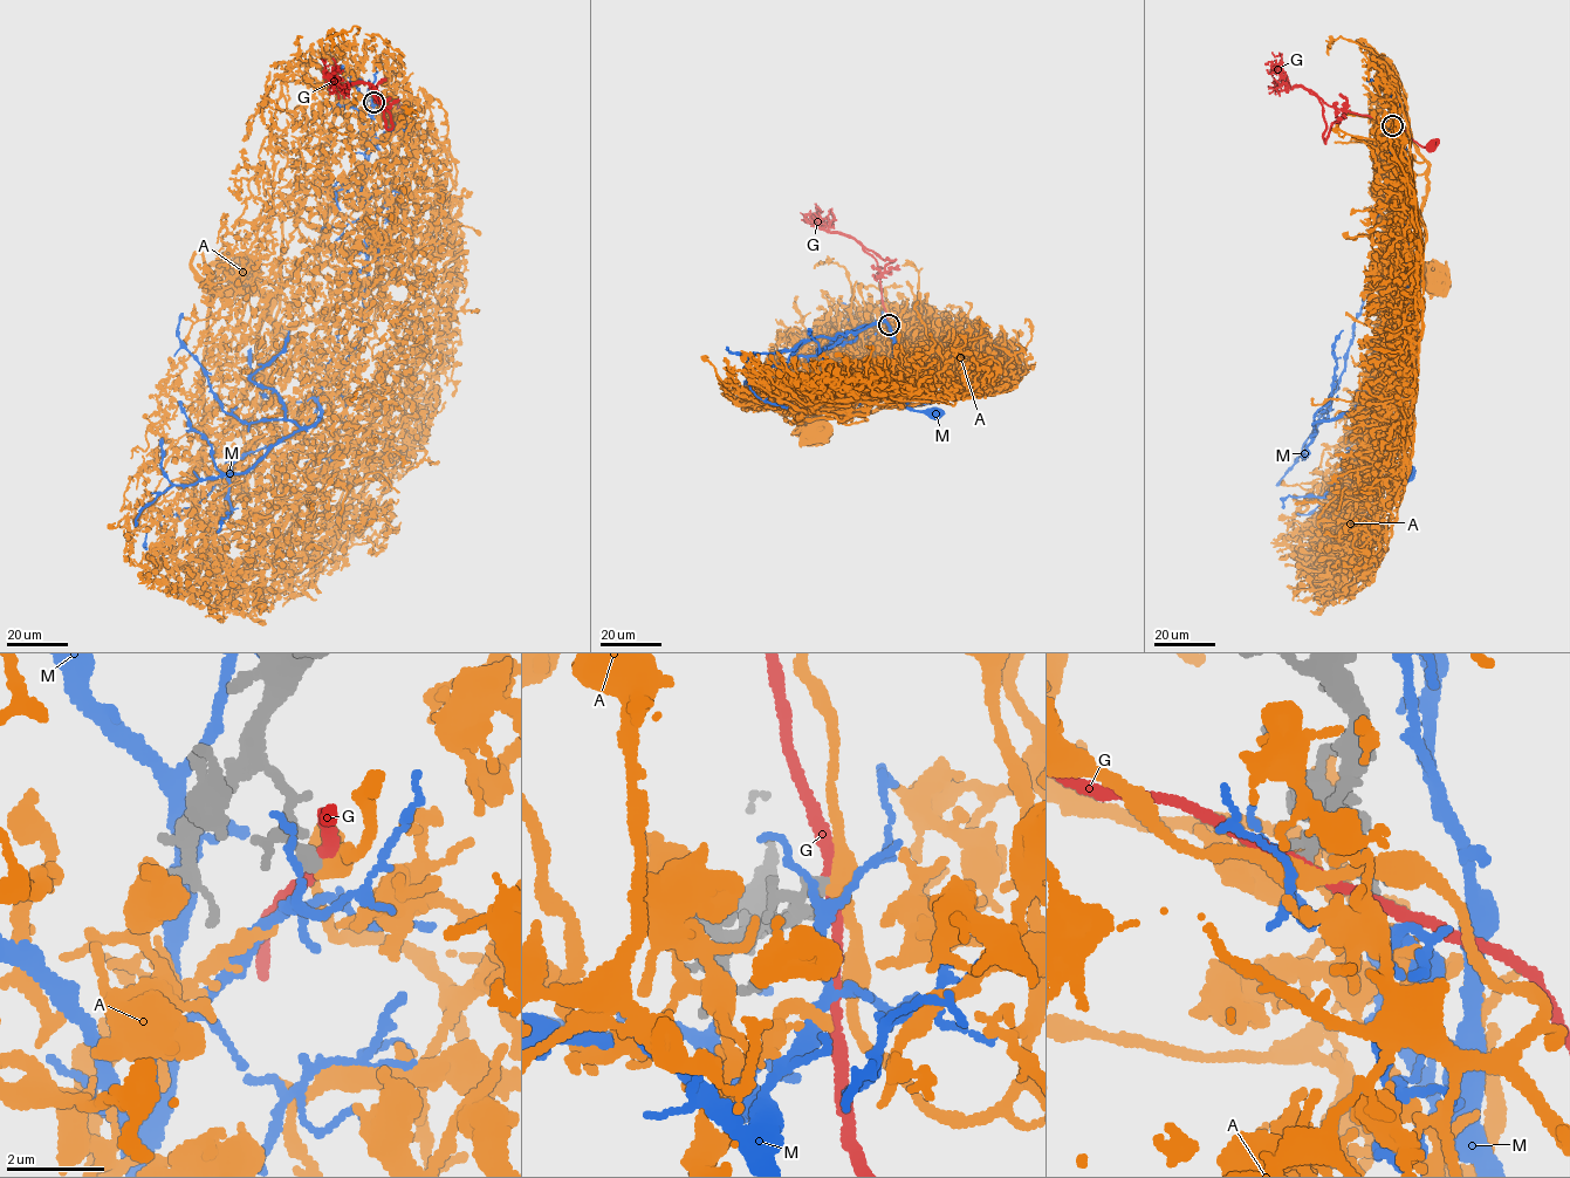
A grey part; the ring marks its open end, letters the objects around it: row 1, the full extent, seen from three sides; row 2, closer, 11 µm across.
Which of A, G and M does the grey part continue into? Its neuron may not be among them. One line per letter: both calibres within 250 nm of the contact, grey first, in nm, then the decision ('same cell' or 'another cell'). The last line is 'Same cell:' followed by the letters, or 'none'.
A: calibres 240 and 360 nm; same cell
G: calibres 200 and 220 nm; another cell
M: calibres 240 and 110 nm; another cell
Same cell: A

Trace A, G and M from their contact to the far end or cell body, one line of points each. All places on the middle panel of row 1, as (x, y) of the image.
A: (889, 324), (911, 328), (916, 349), (903, 343), (866, 397), (827, 410), (784, 405), (817, 430)
G: (889, 324), (896, 348), (916, 360), (925, 360)
M: (888, 324), (886, 343), (930, 375), (918, 379), (932, 391), (904, 405), (936, 413)

